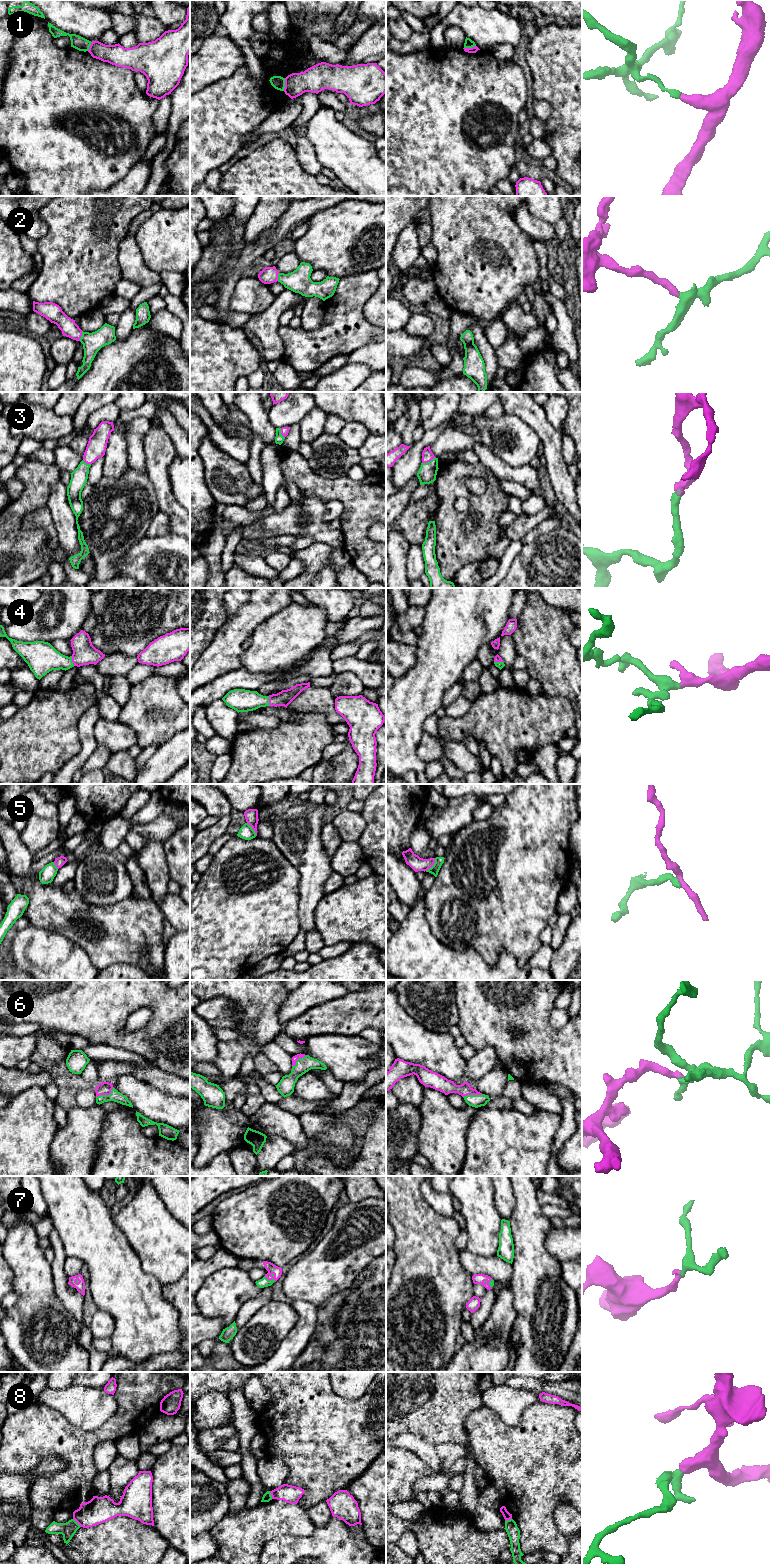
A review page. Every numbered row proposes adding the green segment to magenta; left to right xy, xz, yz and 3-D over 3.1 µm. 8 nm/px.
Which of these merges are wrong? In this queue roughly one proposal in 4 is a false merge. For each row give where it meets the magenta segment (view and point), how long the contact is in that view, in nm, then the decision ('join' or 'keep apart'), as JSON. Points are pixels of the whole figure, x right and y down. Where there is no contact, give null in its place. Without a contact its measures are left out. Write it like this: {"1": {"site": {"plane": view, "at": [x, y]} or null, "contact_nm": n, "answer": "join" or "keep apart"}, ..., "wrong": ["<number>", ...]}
{"1": {"site": {"plane": "xz", "at": [285, 84]}, "contact_nm": 110, "answer": "keep apart"}, "2": {"site": {"plane": "xy", "at": [81, 335]}, "contact_nm": 80, "answer": "join"}, "3": {"site": {"plane": "yz", "at": [428, 461]}, "contact_nm": 120, "answer": "join"}, "4": {"site": {"plane": "xy", "at": [72, 661]}, "contact_nm": 90, "answer": "join"}, "5": {"site": {"plane": "yz", "at": [432, 865]}, "contact_nm": 130, "answer": "keep apart"}, "6": {"site": {"plane": "xy", "at": [106, 1094]}, "contact_nm": 170, "answer": "join"}, "7": {"site": {"plane": "xz", "at": [270, 1279]}, "contact_nm": 100, "answer": "join"}, "8": {"site": {"plane": "xy", "at": [76, 1521]}, "contact_nm": 90, "answer": "keep apart"}, "wrong": ["1", "5", "8"]}

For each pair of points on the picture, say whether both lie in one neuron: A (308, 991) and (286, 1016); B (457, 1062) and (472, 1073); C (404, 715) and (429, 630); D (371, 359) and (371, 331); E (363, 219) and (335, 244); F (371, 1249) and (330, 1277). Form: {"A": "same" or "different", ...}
{"A": "same", "B": "different", "C": "same", "D": "different", "E": "same", "F": "same"}

